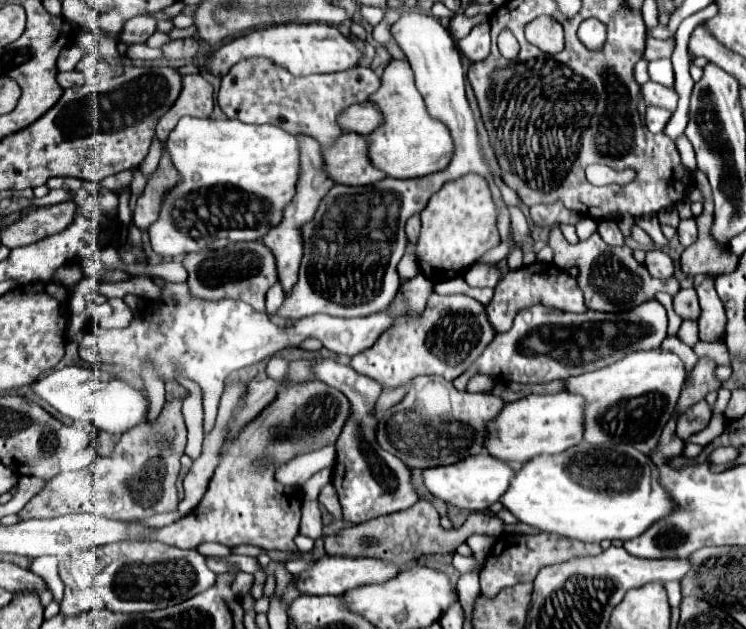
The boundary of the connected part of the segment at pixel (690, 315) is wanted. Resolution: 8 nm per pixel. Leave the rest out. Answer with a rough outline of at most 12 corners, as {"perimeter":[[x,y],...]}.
{"perimeter":[[695,288],[680,289],[673,307],[682,319],[697,319],[701,309]]}

